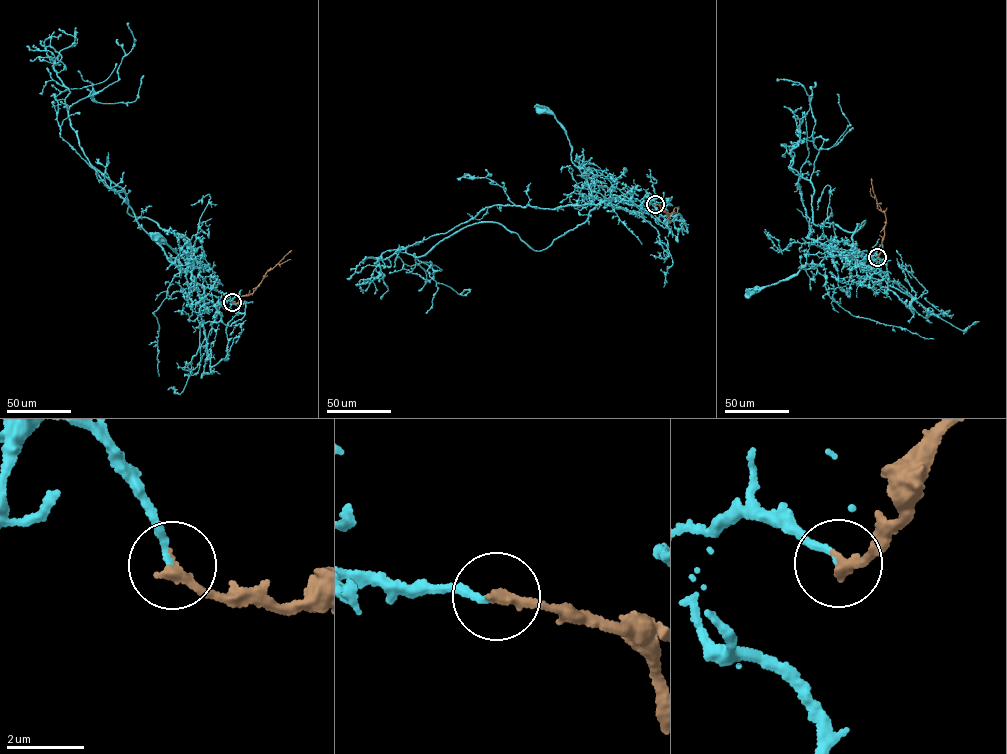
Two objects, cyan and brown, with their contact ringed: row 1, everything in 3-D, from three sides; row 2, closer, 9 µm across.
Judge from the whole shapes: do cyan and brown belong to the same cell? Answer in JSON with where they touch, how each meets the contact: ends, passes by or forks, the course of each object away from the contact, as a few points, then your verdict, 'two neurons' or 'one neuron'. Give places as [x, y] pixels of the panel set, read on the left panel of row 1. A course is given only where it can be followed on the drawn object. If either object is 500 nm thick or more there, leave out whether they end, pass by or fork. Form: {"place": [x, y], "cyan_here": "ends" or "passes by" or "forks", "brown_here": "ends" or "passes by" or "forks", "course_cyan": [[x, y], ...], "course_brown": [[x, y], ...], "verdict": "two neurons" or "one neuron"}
{"place": [232, 302], "cyan_here": "ends", "brown_here": "ends", "course_cyan": [[232, 302], [228, 297], [225, 304], [214, 305], [206, 299], [191, 278], [187, 254], [178, 254], [157, 236]], "course_brown": [[232, 302], [236, 303], [242, 296], [252, 293], [266, 272], [291, 250]], "verdict": "one neuron"}

